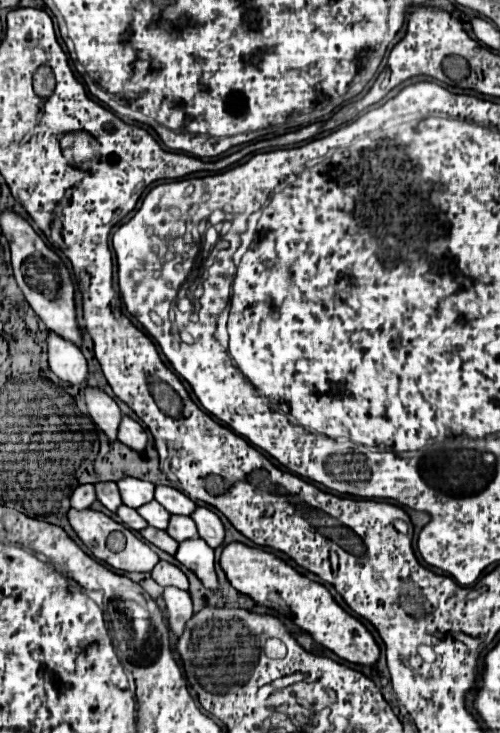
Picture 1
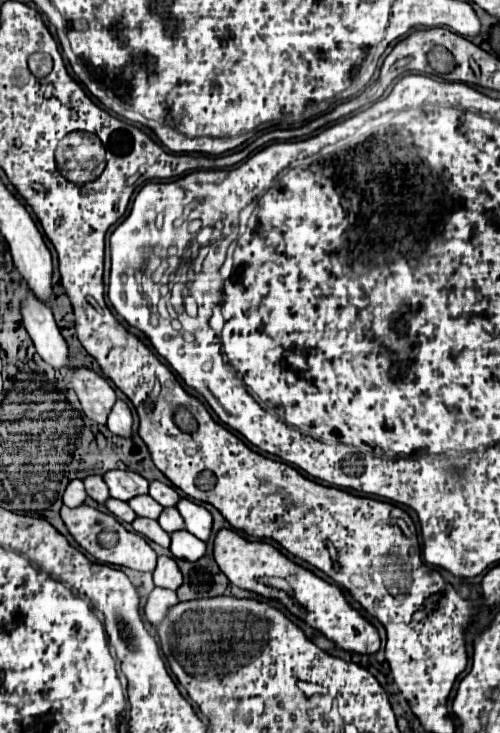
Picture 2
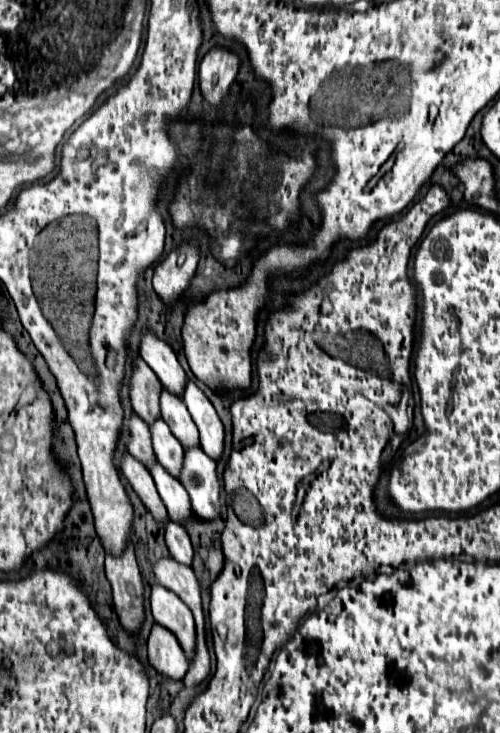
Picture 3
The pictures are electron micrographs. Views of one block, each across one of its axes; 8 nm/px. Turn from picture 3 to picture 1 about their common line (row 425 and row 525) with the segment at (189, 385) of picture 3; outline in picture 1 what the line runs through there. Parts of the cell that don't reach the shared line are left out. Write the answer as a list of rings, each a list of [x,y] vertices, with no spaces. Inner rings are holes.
[[[198,506],[194,516],[192,516],[192,520],[196,522],[198,536],[202,540],[206,540],[208,546],[216,548],[216,546],[220,546],[224,542],[224,526],[222,526],[220,518],[212,510]]]

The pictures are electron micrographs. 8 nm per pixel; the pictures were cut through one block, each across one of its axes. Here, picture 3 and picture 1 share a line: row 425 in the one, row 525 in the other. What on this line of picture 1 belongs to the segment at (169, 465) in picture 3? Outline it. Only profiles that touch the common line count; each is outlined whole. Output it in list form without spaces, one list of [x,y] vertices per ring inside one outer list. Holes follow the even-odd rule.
[[[152,500],[150,504],[144,504],[142,508],[138,508],[138,514],[154,528],[162,528],[166,530],[168,526],[168,518],[170,518],[170,512],[166,512],[156,500]]]

